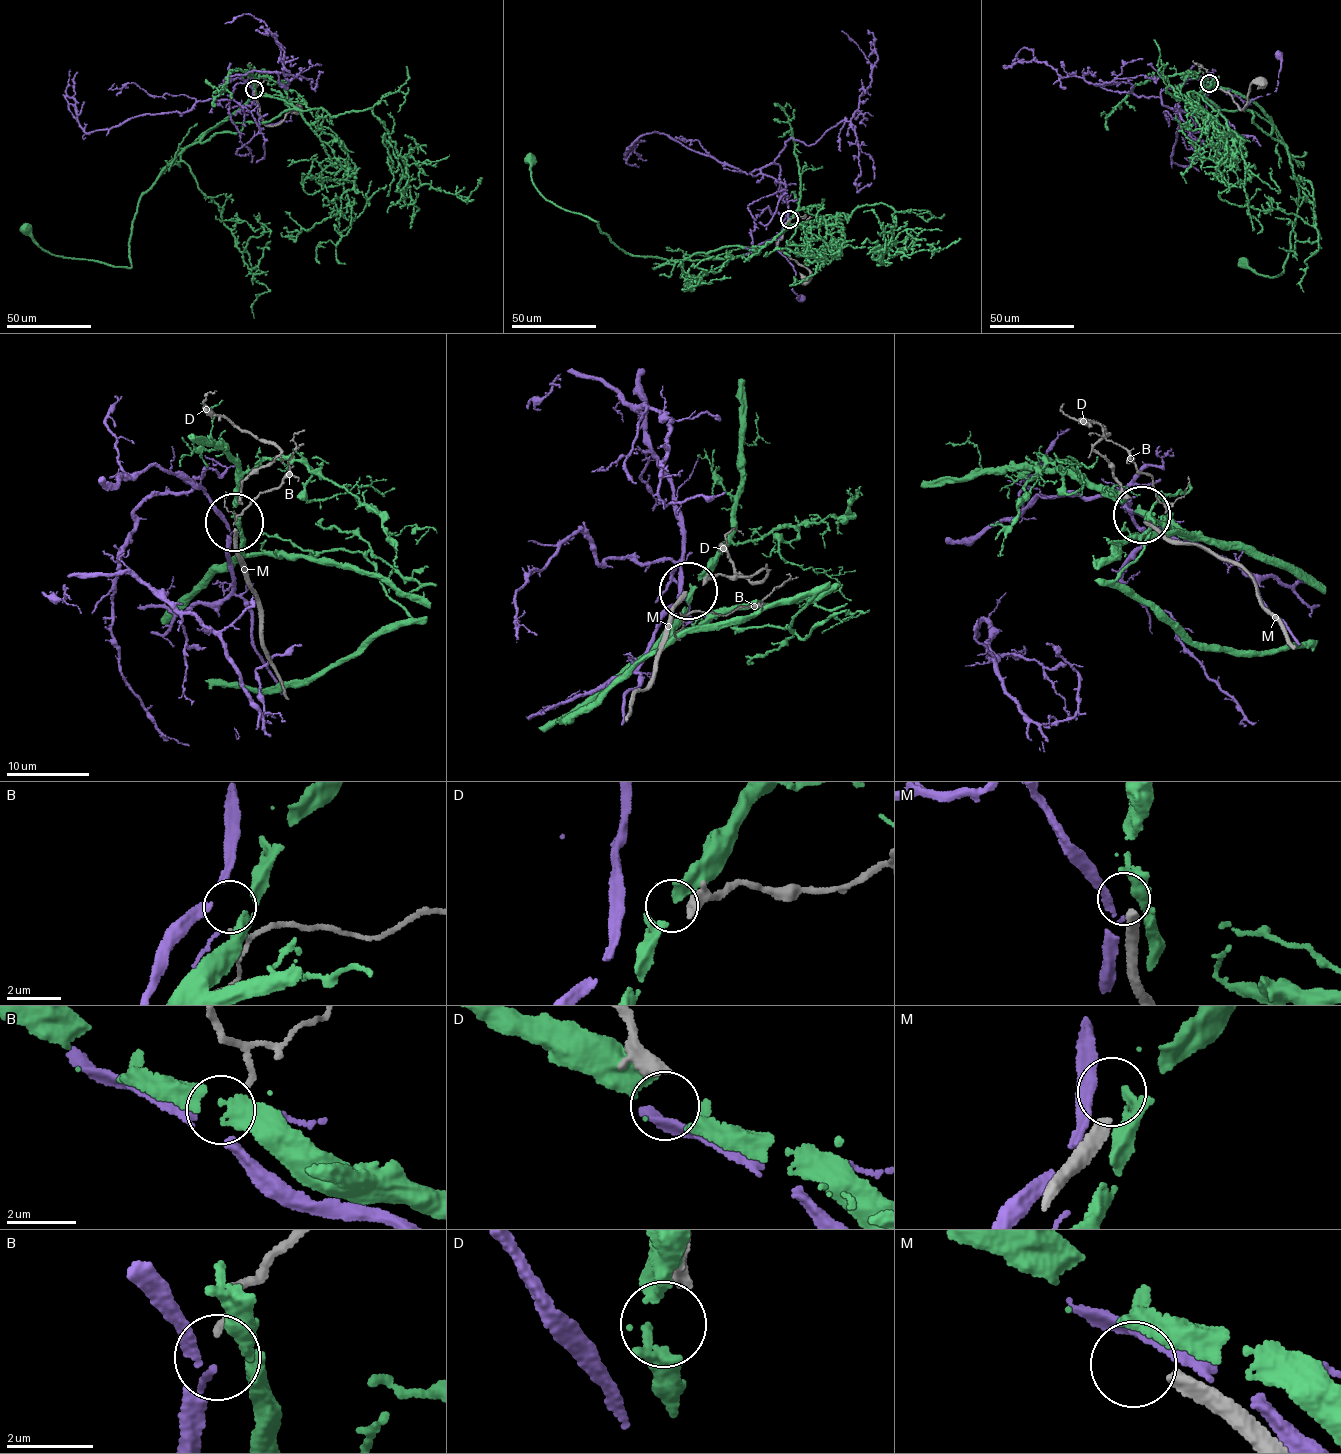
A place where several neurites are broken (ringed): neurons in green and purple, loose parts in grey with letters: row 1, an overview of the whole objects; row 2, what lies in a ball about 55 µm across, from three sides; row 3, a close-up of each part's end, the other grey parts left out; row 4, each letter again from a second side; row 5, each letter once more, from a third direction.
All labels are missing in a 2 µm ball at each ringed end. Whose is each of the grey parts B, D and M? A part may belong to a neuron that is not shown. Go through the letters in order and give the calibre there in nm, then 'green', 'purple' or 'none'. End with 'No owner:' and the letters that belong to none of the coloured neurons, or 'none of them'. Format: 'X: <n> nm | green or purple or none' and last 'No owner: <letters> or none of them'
B: 140 nm | purple
D: 380 nm | none
M: 360 nm | none
No owner: D, M

